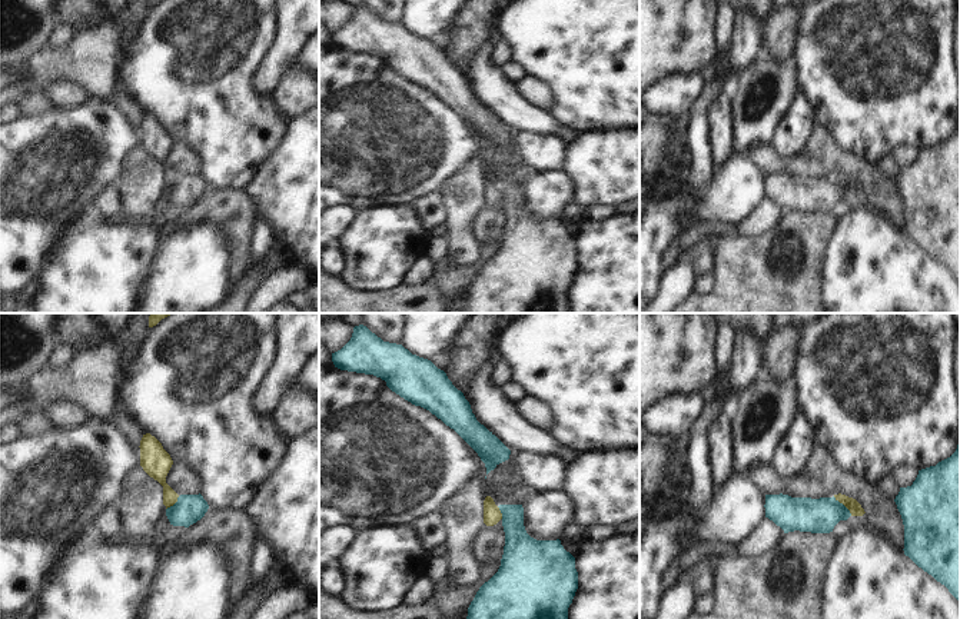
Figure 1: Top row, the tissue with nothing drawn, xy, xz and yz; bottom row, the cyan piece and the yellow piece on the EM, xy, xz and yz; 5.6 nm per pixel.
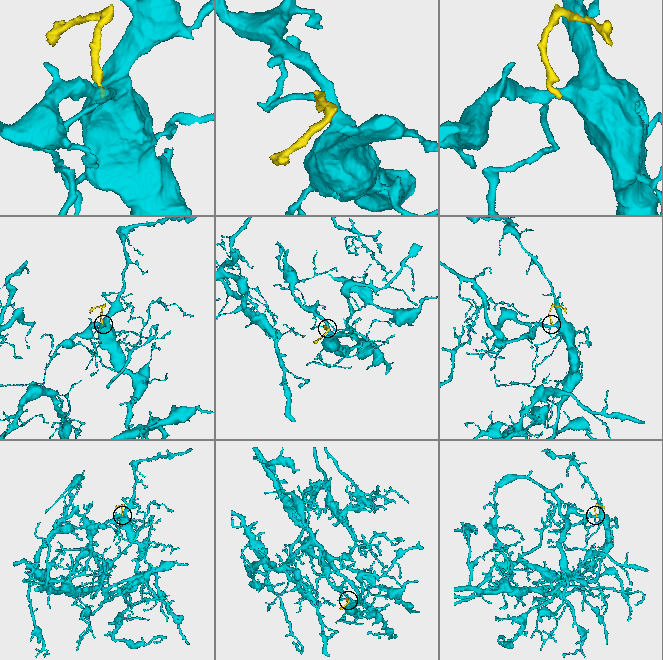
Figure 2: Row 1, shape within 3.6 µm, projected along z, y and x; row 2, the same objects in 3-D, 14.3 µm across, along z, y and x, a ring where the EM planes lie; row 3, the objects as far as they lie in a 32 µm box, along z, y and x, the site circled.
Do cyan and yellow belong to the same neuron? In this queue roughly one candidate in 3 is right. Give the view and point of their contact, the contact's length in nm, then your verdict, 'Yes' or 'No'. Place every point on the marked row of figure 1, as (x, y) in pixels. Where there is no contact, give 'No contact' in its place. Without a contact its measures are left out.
Touches cyan at yz (843, 505). Shared border 160 nm. No.

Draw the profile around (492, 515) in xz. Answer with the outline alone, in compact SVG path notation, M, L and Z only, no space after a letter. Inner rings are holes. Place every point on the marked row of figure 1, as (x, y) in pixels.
M491 496L484 500L484 523L486 526L494 526L502 519L499 507L495 505Z

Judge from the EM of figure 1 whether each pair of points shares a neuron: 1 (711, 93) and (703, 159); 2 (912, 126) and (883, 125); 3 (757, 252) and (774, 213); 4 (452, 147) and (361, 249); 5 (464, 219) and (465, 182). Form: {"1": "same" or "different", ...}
{"1": "same", "2": "same", "3": "different", "4": "different", "5": "same"}

